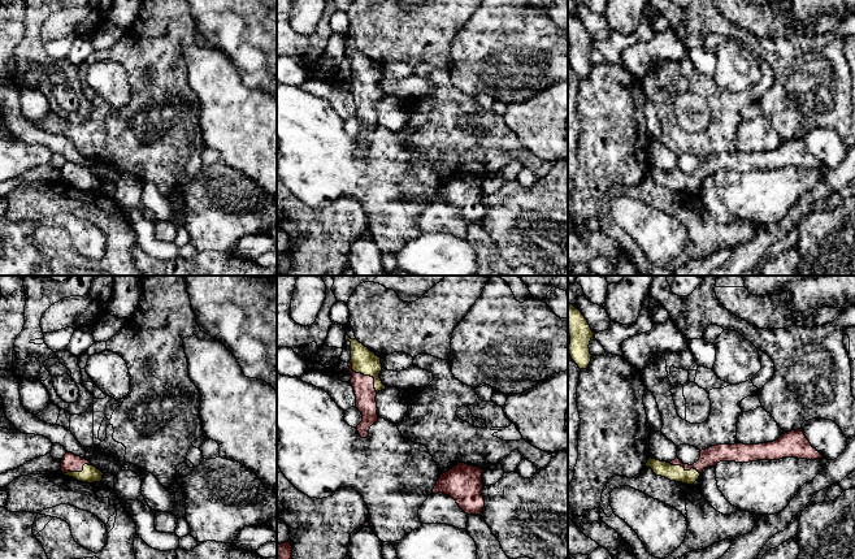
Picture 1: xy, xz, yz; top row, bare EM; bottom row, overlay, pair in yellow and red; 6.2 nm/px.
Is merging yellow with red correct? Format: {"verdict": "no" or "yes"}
{"verdict": "yes"}

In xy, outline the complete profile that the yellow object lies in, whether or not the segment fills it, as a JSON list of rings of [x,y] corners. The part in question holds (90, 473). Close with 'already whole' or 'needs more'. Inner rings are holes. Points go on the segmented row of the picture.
[[[66,452],[60,463],[61,472],[65,476],[88,484],[103,481],[104,473],[96,467],[94,467],[84,458],[77,456],[71,452]]]; needs more

